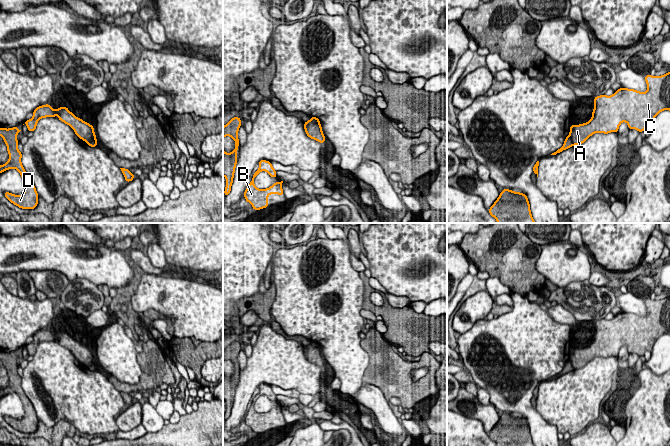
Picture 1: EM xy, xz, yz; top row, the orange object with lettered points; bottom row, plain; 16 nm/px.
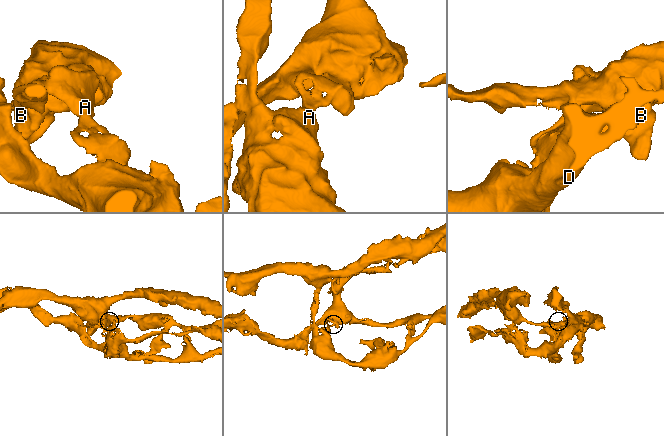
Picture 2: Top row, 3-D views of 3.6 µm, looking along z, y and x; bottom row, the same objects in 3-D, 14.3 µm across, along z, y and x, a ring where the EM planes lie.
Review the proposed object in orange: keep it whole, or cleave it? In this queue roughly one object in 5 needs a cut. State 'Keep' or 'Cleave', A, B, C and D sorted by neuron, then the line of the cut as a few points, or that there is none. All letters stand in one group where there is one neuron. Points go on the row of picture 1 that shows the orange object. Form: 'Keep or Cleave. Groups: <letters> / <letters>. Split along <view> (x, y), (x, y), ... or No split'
Cleave. Groups: A B C / D. Split along yz (569, 135), (574, 144)

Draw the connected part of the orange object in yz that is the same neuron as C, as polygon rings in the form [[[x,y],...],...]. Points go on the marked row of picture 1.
[[[670,72],[661,76],[645,76],[647,84],[646,92],[639,92],[634,89],[620,88],[613,95],[600,95],[594,97],[594,110],[592,118],[579,125],[571,125],[569,136],[574,145],[584,143],[594,133],[608,134],[618,132],[622,122],[626,122],[629,129],[636,129],[639,132],[644,132],[648,126],[652,128],[654,118],[663,110],[670,111]]]

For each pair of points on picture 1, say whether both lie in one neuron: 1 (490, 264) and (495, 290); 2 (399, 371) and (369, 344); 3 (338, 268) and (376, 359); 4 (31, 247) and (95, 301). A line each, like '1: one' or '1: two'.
1: two
2: one
3: two
4: two

